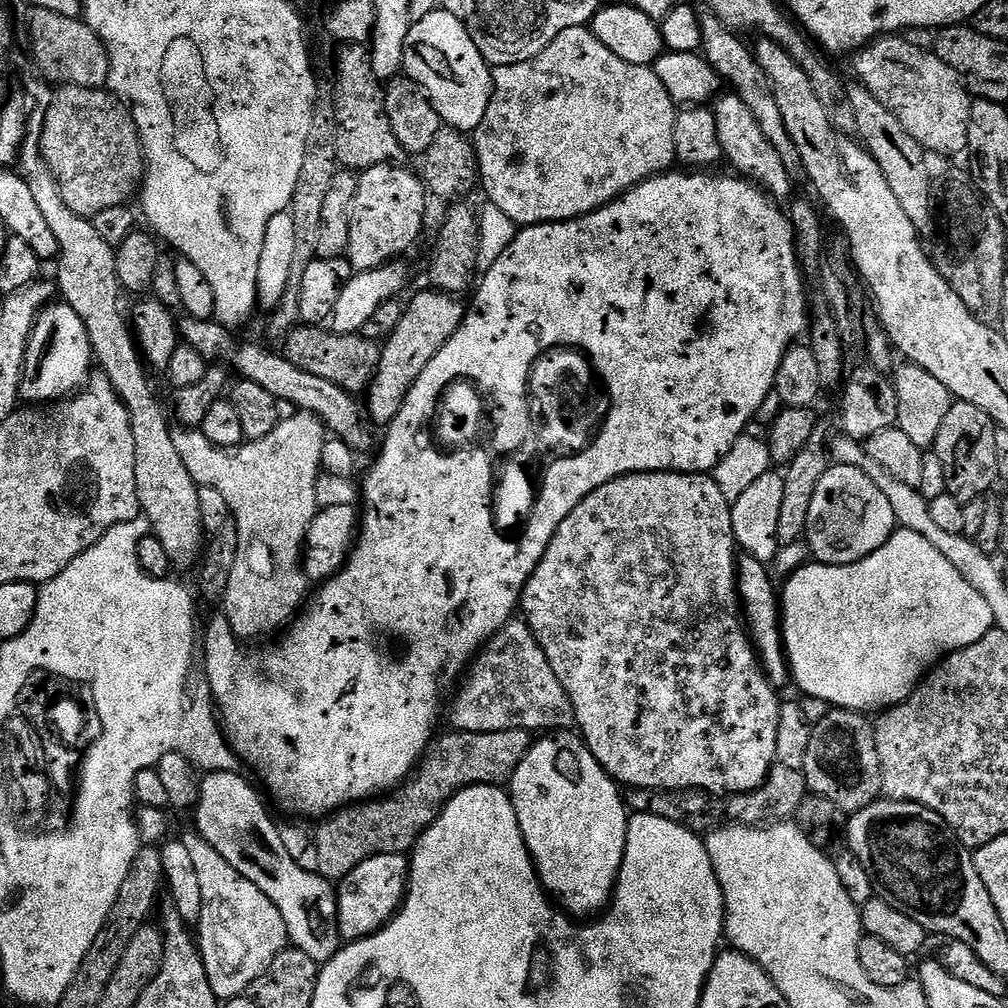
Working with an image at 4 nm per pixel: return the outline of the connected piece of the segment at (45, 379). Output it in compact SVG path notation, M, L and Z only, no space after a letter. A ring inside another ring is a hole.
M53 302L47 305L36 317L32 337L28 340L24 370L18 381L19 391L36 392L31 400L36 406L63 400L79 392L88 383L93 371L91 368L94 368L94 357L82 318L74 314L69 304ZM44 392L48 392L48 396Z

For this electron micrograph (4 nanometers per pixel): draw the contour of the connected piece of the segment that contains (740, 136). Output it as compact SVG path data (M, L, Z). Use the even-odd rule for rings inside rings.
M735 94L723 96L721 95L715 101L714 111L718 122L718 142L722 142L724 160L732 163L736 167L733 169L739 175L759 184L773 200L791 201L794 196L794 192L792 192L793 173L786 170L786 165L782 163L778 150L774 150L770 138L766 138L766 134L762 134L762 126L758 126L758 118L754 118L754 114L750 114L750 106L746 106L746 102L742 102L740 96Z

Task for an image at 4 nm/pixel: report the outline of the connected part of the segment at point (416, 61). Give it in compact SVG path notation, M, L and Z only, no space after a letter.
M437 10L411 25L406 36L403 71L414 83L421 85L447 125L441 128L434 144L422 155L422 179L427 191L447 202L463 201L478 188L480 163L475 143L469 137L467 140L451 132L449 126L460 132L475 133L482 118L486 118L486 106L490 106L492 68L482 58L478 46L474 46L463 19L455 11Z

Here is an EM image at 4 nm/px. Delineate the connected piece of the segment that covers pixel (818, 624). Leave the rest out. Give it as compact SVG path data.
M905 528L893 532L890 539L882 547L874 550L874 554L870 554L865 560L860 560L856 564L811 563L806 565L805 568L798 569L785 582L784 588L782 584L784 655L788 657L791 683L793 685L796 683L801 688L801 693L804 696L822 698L832 708L848 708L851 712L872 714L875 708L887 710L898 706L902 702L906 702L906 698L910 698L910 694L916 689L916 685L945 656L978 642L978 638L985 636L994 627L992 611L990 605L986 602L986 598L982 598L982 594L978 594L978 590L974 590L974 586L970 586L970 582L966 582L966 578L962 578L962 574L958 574L955 566L950 562L946 562L946 558L942 558L940 551L934 546L930 546L930 542L926 542L926 538L922 538L922 534L914 534Z

